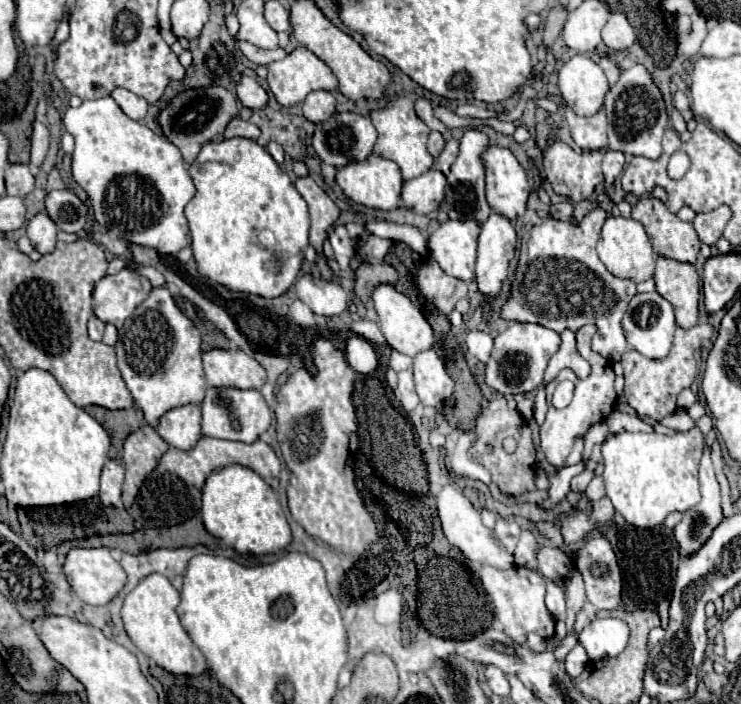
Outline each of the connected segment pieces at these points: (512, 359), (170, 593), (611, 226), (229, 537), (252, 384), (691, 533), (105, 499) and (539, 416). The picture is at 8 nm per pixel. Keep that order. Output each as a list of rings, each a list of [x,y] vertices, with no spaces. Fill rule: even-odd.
[[[510,323],[500,335],[494,337],[494,349],[486,361],[486,385],[504,397],[534,391],[544,381],[548,359],[558,351],[560,335],[536,323]]]
[[[152,573],[146,579],[142,579],[136,585],[136,589],[128,593],[128,597],[124,599],[122,607],[124,627],[132,643],[168,673],[200,675],[206,671],[206,659],[200,653],[200,649],[196,649],[184,627],[180,625],[180,619],[176,615],[178,603],[180,603],[180,593],[172,587],[172,583],[164,575]]]
[[[608,217],[602,227],[602,235],[600,235],[596,251],[598,251],[598,257],[602,259],[602,263],[606,265],[606,269],[616,277],[626,277],[626,279],[632,279],[634,283],[642,283],[646,279],[652,279],[652,275],[654,275],[656,255],[652,251],[652,245],[648,241],[644,227],[634,219]]]
[[[230,465],[214,471],[202,493],[202,519],[210,535],[222,539],[238,555],[274,555],[284,551],[292,541],[292,531],[272,487],[242,465]]]
[[[212,349],[202,355],[202,363],[210,387],[260,389],[266,383],[266,371],[262,365],[240,349]]]
[[[704,449],[700,461],[700,493],[702,501],[688,509],[680,523],[674,527],[674,539],[678,545],[680,557],[690,557],[708,541],[712,529],[722,521],[722,507],[720,507],[720,485],[714,475],[714,467],[710,461],[710,449]]]
[[[106,461],[100,479],[100,501],[104,507],[122,507],[122,483],[124,483],[124,467],[118,461]]]
[[[540,385],[538,391],[536,391],[536,407],[534,407],[534,419],[538,421],[538,425],[544,423],[546,411],[548,411],[548,405],[546,405],[546,385]]]

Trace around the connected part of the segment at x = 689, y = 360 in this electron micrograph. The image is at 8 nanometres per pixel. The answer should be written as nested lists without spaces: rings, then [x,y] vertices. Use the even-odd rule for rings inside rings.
[[[696,325],[692,329],[676,329],[674,345],[672,351],[668,353],[666,359],[646,359],[638,351],[630,349],[624,353],[620,359],[624,367],[624,395],[628,405],[636,411],[638,417],[646,417],[652,421],[660,421],[662,417],[670,415],[676,411],[676,395],[684,389],[690,387],[696,379],[698,373],[698,353],[702,351],[702,341],[704,337],[712,337],[714,327],[712,325]]]

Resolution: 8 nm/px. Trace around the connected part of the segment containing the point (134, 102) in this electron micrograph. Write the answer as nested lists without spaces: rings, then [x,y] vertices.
[[[116,87],[116,89],[112,91],[112,99],[120,105],[120,109],[122,109],[130,119],[140,121],[140,119],[144,119],[144,117],[146,117],[148,103],[146,103],[142,97],[134,95],[132,91],[122,89],[122,87]]]

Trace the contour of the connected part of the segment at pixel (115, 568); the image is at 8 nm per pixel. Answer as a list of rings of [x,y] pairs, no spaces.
[[[98,547],[98,549],[72,549],[66,555],[64,561],[64,575],[70,583],[70,587],[74,589],[74,593],[88,605],[108,605],[124,587],[126,583],[126,573],[124,569],[118,565],[118,561],[112,559],[110,549],[106,547]]]

